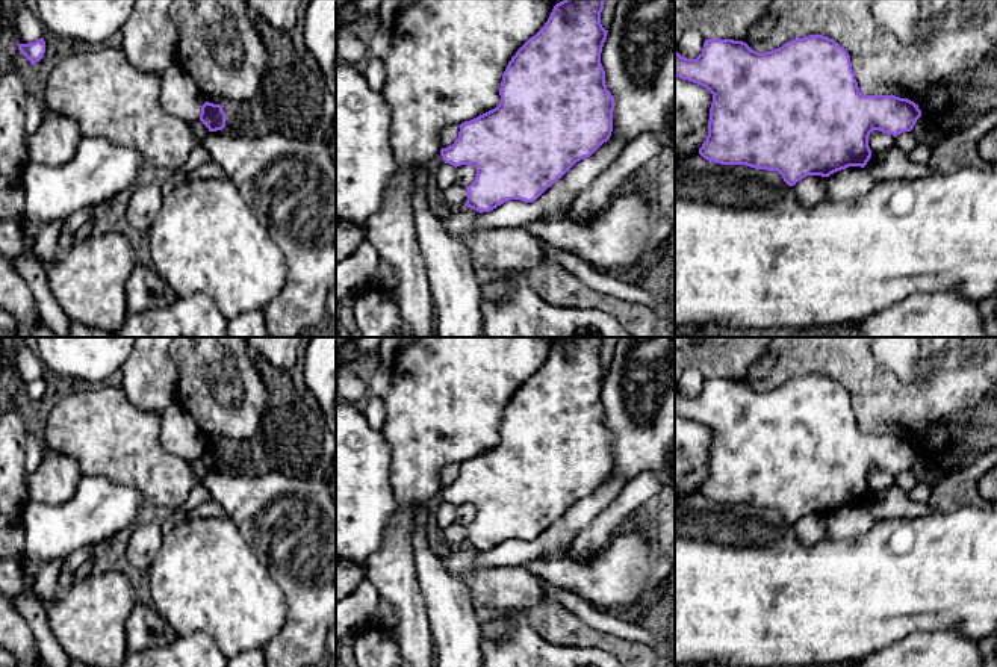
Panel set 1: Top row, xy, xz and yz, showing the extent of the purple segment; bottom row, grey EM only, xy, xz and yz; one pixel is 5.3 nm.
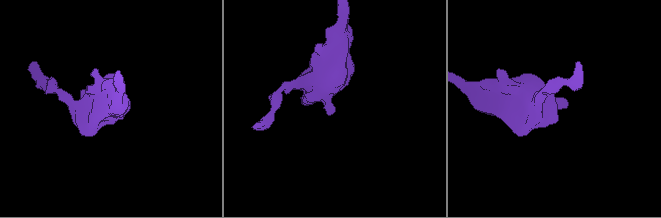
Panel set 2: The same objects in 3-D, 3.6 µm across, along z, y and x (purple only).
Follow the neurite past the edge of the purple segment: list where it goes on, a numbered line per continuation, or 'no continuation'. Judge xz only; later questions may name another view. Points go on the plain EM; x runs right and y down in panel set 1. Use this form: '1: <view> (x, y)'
no continuation

